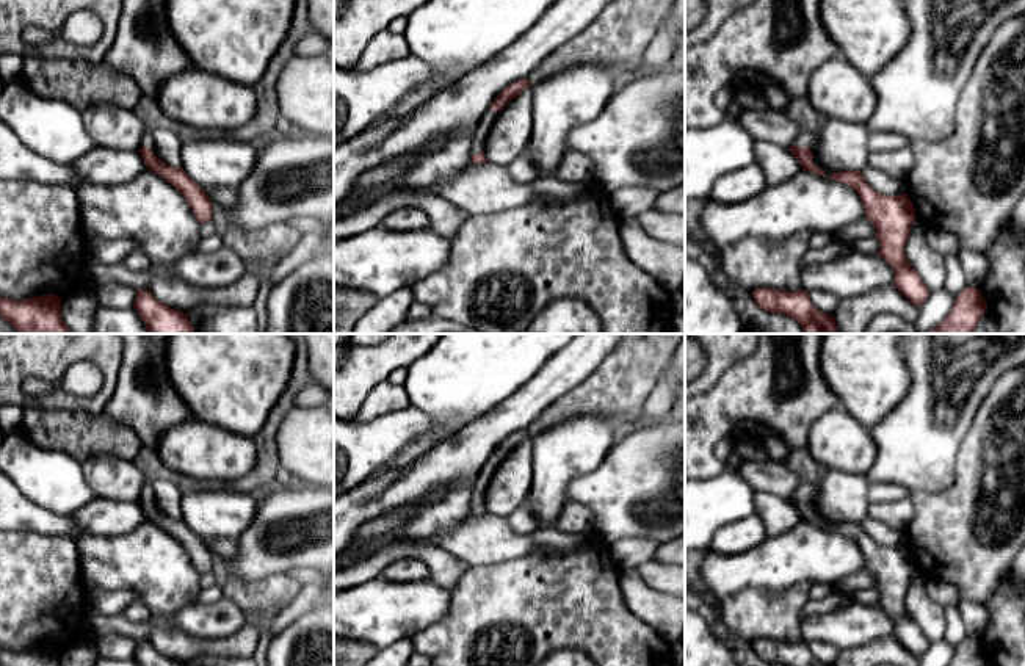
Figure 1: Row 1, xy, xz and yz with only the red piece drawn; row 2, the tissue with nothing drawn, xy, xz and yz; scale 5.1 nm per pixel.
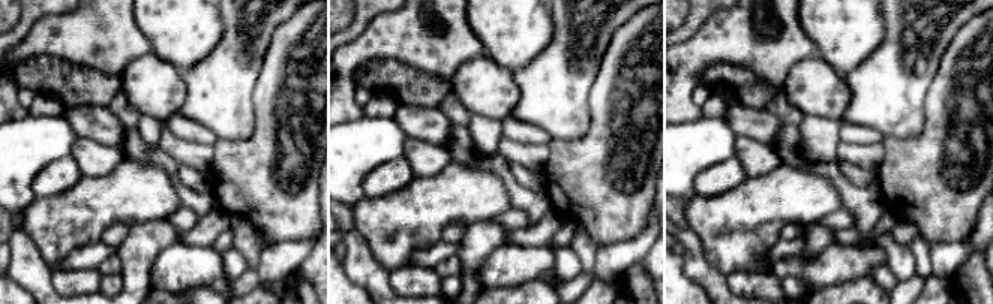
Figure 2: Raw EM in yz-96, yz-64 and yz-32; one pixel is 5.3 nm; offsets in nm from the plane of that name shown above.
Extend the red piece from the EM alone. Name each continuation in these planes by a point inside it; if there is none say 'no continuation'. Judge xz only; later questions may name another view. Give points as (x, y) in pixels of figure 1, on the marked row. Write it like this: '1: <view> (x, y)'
1: xz (488, 119)

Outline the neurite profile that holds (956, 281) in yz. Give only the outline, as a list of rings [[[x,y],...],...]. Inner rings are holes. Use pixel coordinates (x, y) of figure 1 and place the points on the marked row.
[[[947,255],[945,262],[947,262],[947,279],[944,288],[951,295],[958,296],[969,287],[965,273],[961,266],[961,259],[959,255]]]

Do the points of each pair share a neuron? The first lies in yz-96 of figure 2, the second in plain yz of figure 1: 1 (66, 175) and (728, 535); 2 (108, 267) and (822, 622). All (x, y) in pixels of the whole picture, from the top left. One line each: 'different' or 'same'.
1: same
2: same

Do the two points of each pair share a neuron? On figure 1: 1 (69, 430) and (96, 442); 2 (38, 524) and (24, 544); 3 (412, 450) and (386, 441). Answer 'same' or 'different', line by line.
1: same
2: different
3: different

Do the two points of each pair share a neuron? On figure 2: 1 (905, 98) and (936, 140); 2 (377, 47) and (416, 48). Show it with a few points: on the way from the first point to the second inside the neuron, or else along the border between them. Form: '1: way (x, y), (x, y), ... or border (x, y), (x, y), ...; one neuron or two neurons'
1: border (929, 90), (924, 128), (912, 137), (894, 138); two neurons
2: way (386, 47), (407, 47); one neuron

